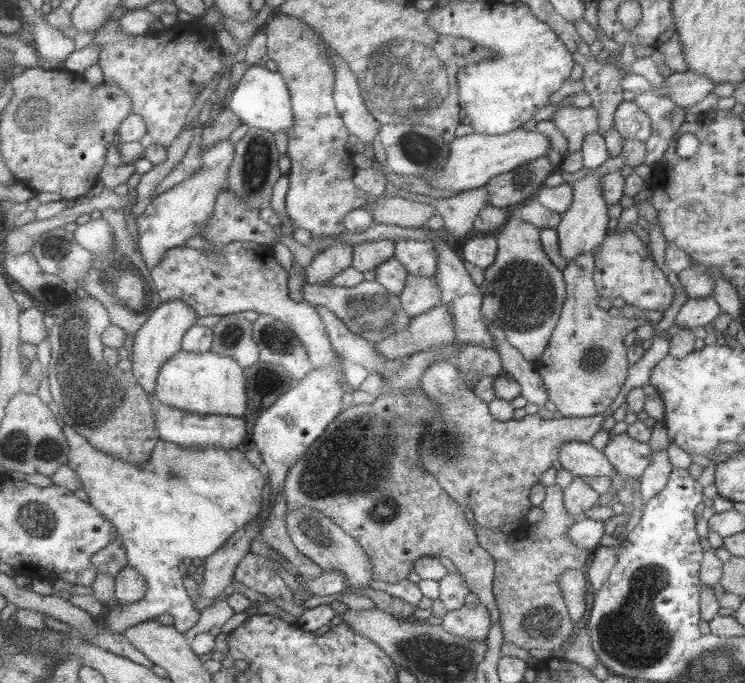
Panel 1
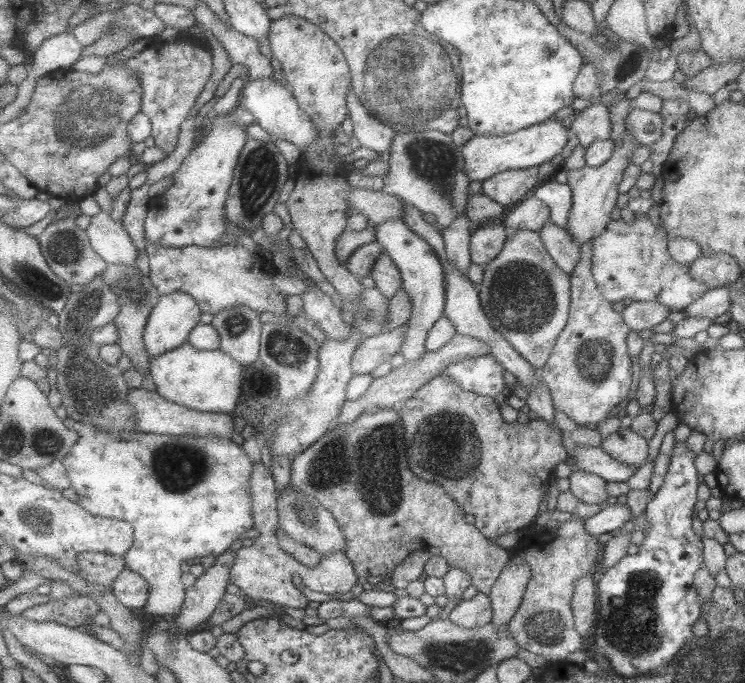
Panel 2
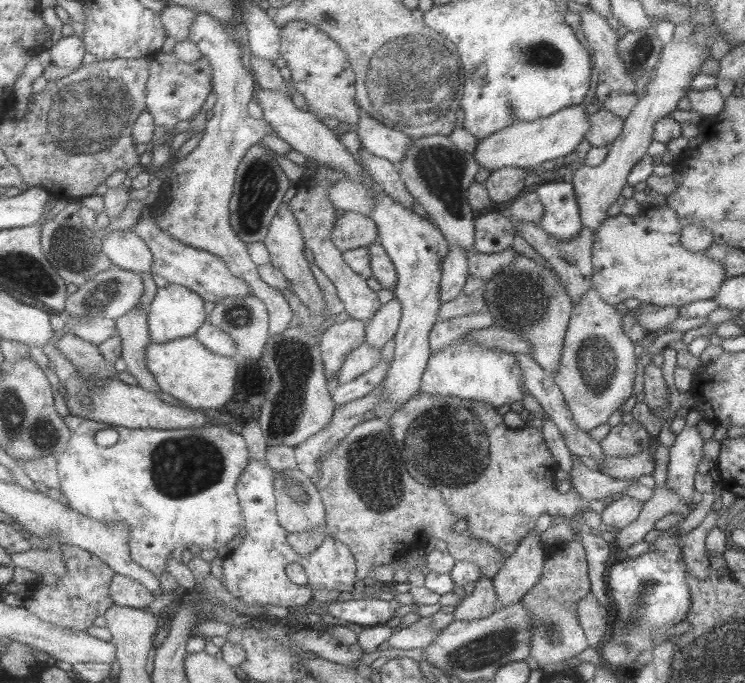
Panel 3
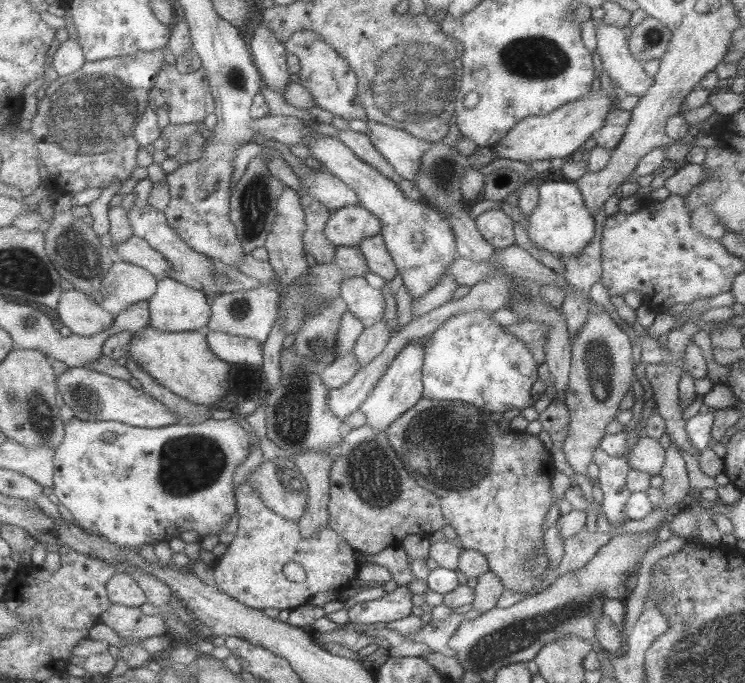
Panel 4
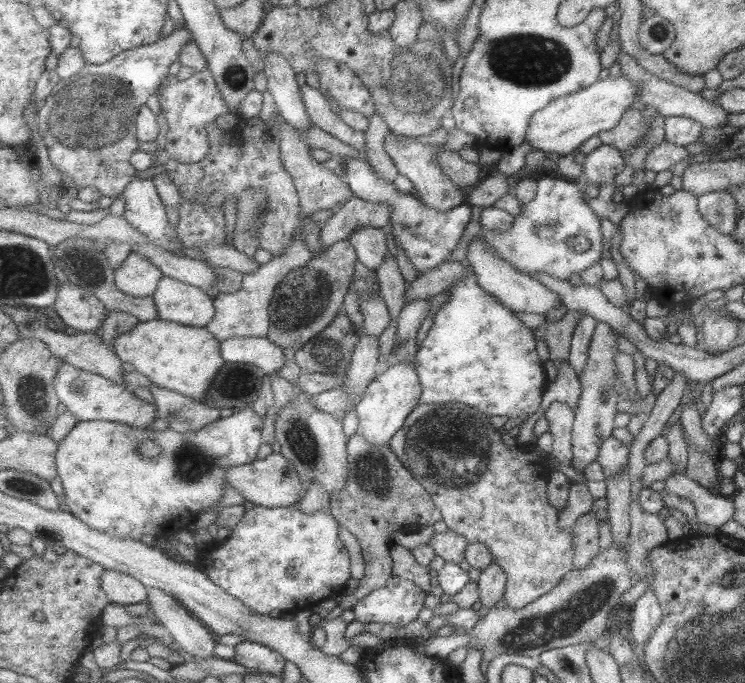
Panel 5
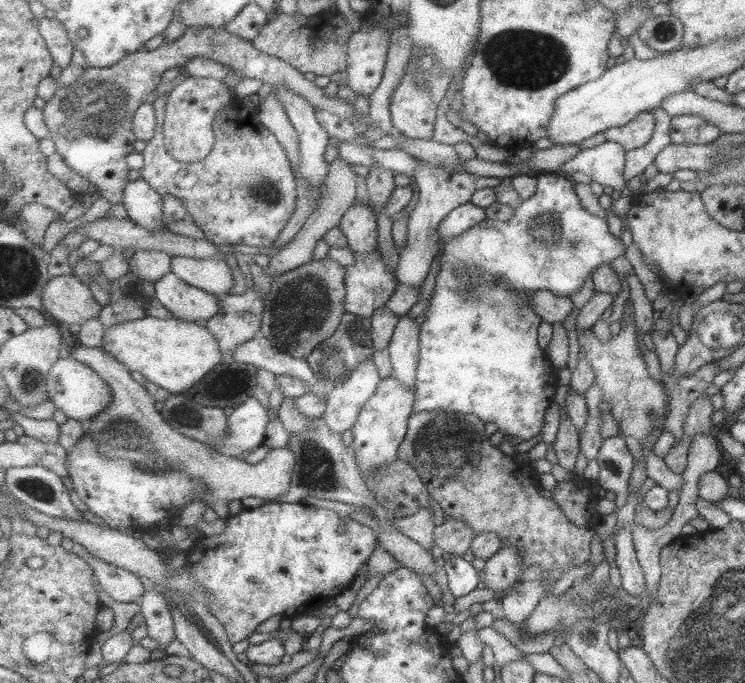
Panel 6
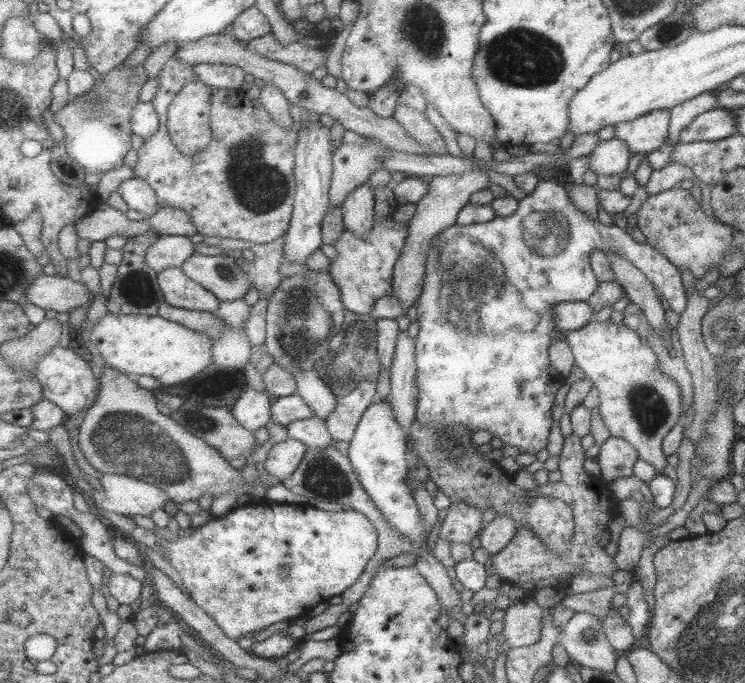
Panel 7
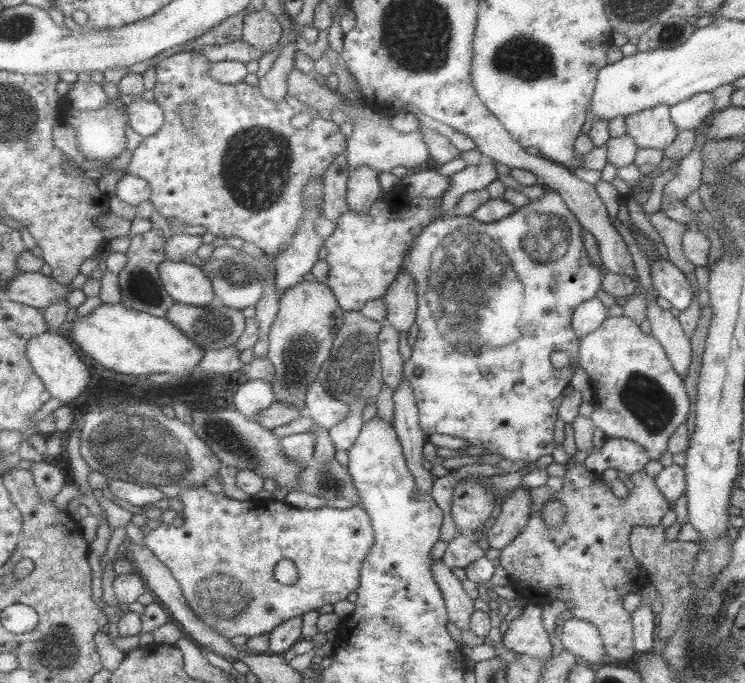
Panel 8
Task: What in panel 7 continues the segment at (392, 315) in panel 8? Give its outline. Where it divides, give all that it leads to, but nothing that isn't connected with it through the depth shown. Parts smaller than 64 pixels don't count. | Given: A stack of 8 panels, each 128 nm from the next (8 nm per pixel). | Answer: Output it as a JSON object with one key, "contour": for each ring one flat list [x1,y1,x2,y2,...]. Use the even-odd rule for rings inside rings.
{"contour":[[477,170,459,175,432,176,431,180,428,181,427,194,423,194,423,198,416,203,415,213,407,221,407,225,410,226,407,230,409,236,406,239,405,246,402,248,400,260,394,273,393,295,399,299,403,315,421,294,423,277,427,272,425,259,427,259,427,254,429,253,429,243,449,226,455,225,458,211,468,203,469,197,475,192,487,189,490,185,490,179,487,172]]}

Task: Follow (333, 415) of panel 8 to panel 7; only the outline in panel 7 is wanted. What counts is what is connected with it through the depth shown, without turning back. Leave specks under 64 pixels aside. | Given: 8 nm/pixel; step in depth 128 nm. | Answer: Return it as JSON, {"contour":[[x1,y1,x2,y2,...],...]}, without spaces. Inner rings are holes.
{"contour":[[315,369,297,370,293,374,298,382,298,393,309,403,315,416,325,419,335,410,338,395,327,386]]}

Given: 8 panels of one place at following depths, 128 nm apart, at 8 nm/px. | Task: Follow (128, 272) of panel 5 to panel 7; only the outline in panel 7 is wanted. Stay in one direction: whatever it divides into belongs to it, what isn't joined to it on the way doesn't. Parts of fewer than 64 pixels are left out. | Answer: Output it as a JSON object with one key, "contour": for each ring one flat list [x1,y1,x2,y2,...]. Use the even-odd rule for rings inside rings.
{"contour":[[161,235,147,250,147,264,158,274,167,268,180,268,194,256,195,244,187,236]]}

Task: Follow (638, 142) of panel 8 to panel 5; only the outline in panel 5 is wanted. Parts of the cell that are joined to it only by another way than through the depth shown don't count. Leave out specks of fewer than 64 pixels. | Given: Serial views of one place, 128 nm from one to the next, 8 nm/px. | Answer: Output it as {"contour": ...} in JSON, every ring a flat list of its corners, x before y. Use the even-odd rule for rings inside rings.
{"contour":[[627,109,622,112,618,123,609,131,601,131,596,135,600,138,601,144,612,146,619,151,631,149,633,143,645,138,647,126,642,119,639,109]]}

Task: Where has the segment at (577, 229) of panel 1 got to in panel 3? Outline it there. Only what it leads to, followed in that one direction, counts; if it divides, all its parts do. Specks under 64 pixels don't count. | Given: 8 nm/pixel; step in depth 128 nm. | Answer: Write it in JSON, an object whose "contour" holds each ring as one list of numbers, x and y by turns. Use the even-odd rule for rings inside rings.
{"contour":[[692,32,680,41,669,41,661,51,661,57,655,66,655,76,646,87,645,95,639,96,637,104,622,120,623,128,610,142,610,148,603,162,597,167,580,165,572,172,571,184,575,192,581,227,593,232,599,229,601,223,607,219,607,209,619,198,621,188,626,185,626,178,634,164,637,164,646,154,647,145,653,142,652,132,654,122,676,109,676,102,683,98,685,91,689,90,690,80,699,73,698,68,703,59,710,56,709,48,702,42,696,42],[697,43,698,46,694,46]]}

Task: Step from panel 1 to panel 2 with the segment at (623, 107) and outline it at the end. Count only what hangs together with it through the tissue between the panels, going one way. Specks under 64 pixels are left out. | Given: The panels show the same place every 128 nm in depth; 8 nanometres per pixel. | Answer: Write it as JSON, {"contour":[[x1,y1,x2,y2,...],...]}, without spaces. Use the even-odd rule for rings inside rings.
{"contour":[[630,108,623,117,624,129,630,132,639,145,650,145,669,127,657,112]]}

